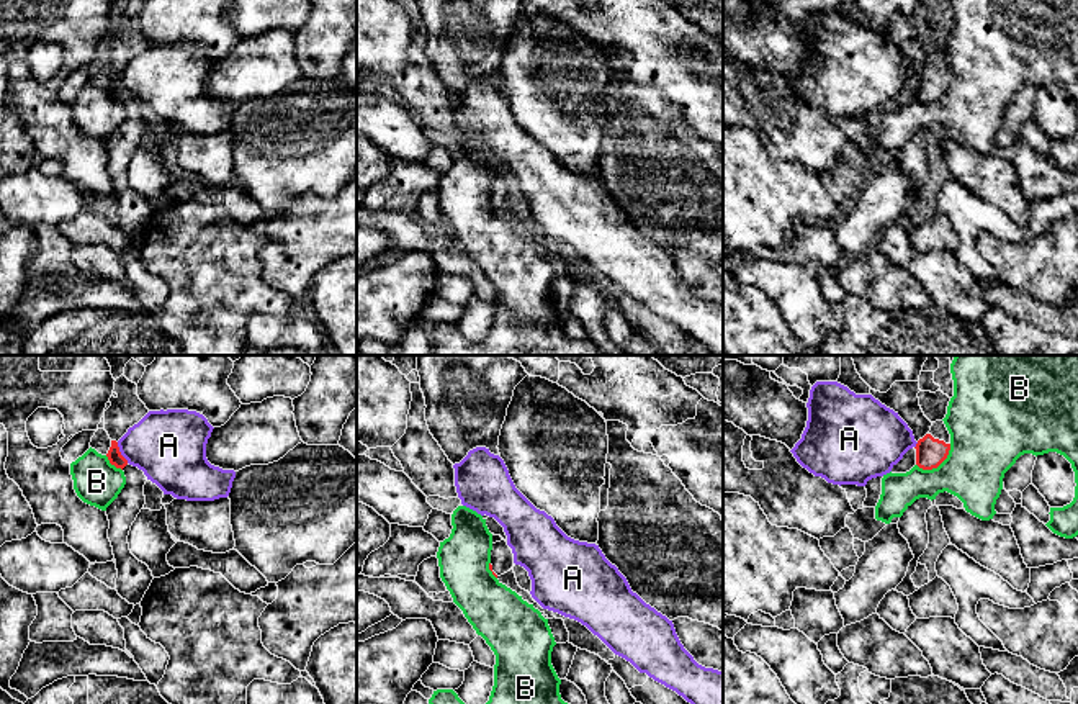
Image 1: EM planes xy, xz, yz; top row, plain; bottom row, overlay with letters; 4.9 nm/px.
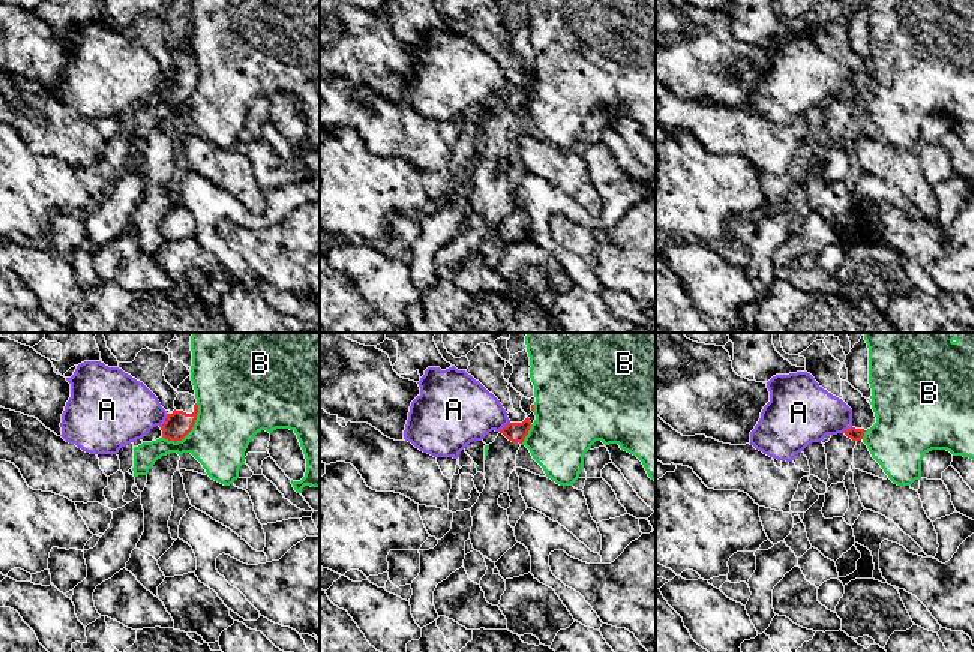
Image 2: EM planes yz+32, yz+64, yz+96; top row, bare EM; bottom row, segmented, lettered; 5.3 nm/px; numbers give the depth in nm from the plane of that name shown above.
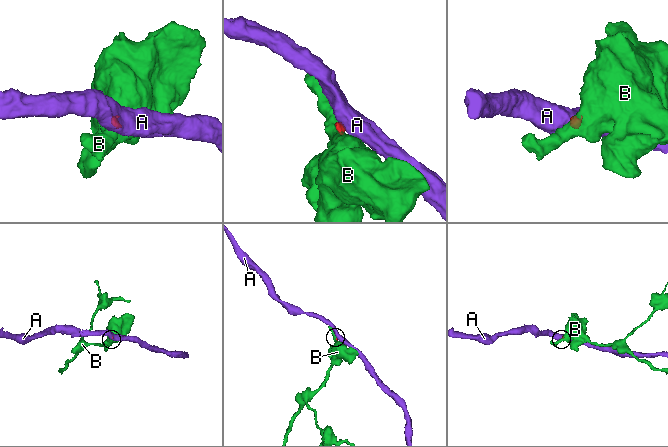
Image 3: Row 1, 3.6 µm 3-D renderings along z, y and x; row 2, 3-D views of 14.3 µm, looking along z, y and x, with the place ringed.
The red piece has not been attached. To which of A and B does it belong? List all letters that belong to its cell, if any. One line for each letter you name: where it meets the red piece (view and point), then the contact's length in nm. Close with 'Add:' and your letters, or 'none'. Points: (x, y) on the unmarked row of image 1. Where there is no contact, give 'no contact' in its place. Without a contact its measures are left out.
Add: none

